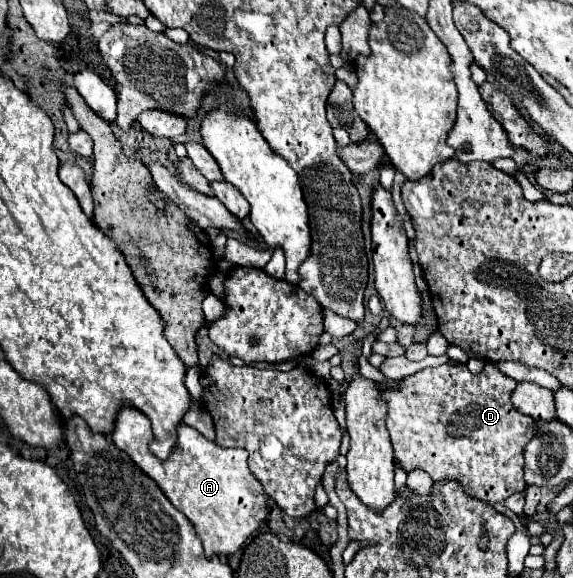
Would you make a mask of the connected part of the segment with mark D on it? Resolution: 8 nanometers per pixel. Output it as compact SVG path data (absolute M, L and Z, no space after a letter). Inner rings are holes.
M446 363L440 367L420 369L420 373L404 377L394 387L384 389L382 399L388 403L384 423L394 447L394 461L406 473L422 469L436 481L458 481L466 495L484 503L494 505L506 501L512 493L524 489L522 453L534 435L534 419L518 413L510 401L514 387L516 381L496 371L490 363L486 363L480 375L470 373L462 363Z

